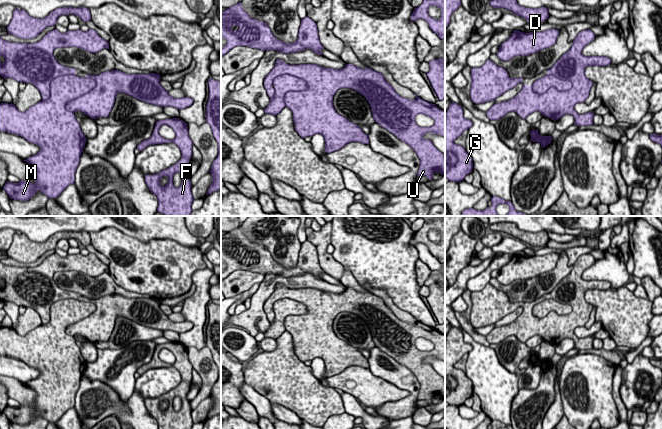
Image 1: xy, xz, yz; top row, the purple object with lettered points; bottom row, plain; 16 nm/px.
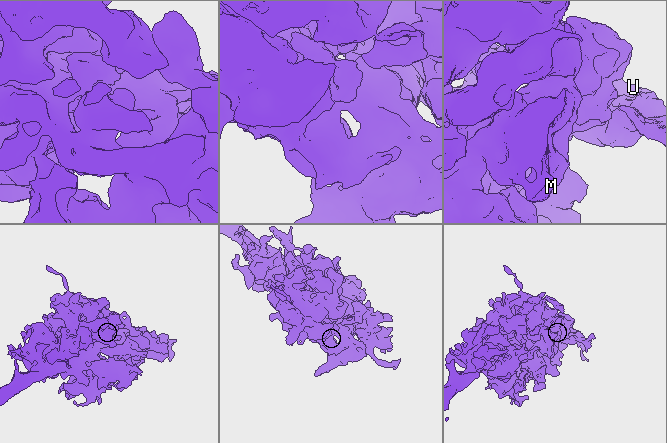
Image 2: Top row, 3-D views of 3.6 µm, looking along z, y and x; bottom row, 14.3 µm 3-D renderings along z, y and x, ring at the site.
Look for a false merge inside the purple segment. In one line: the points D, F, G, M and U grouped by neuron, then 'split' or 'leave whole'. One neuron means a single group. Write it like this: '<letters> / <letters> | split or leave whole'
D F G M U | leave whole

